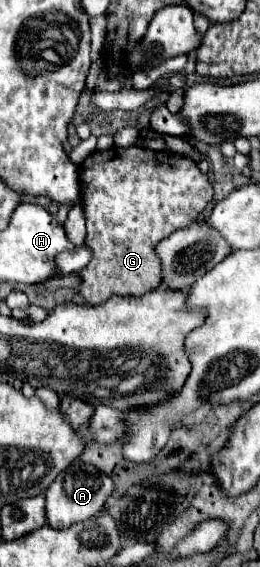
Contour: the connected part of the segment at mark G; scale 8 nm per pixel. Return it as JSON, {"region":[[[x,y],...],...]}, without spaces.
{"region":[[[114,147],[108,151],[96,151],[88,155],[80,165],[80,183],[82,183],[82,201],[86,211],[86,245],[92,247],[94,257],[80,271],[84,283],[80,285],[80,293],[84,295],[88,305],[100,305],[108,301],[112,295],[122,297],[140,297],[146,291],[152,291],[160,285],[162,271],[160,259],[154,253],[154,245],[166,237],[170,237],[176,229],[190,225],[204,207],[212,201],[212,185],[208,175],[200,173],[196,163],[184,159],[176,153],[150,151],[142,147]]]}

